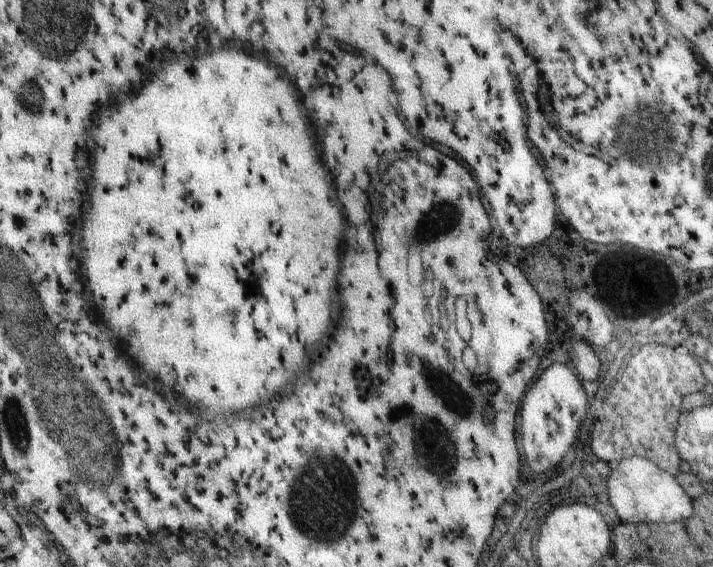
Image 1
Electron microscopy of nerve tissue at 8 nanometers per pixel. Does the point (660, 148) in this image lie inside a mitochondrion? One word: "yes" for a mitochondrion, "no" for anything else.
yes

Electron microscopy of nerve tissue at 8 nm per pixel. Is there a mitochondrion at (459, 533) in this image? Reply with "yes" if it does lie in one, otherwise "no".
no

